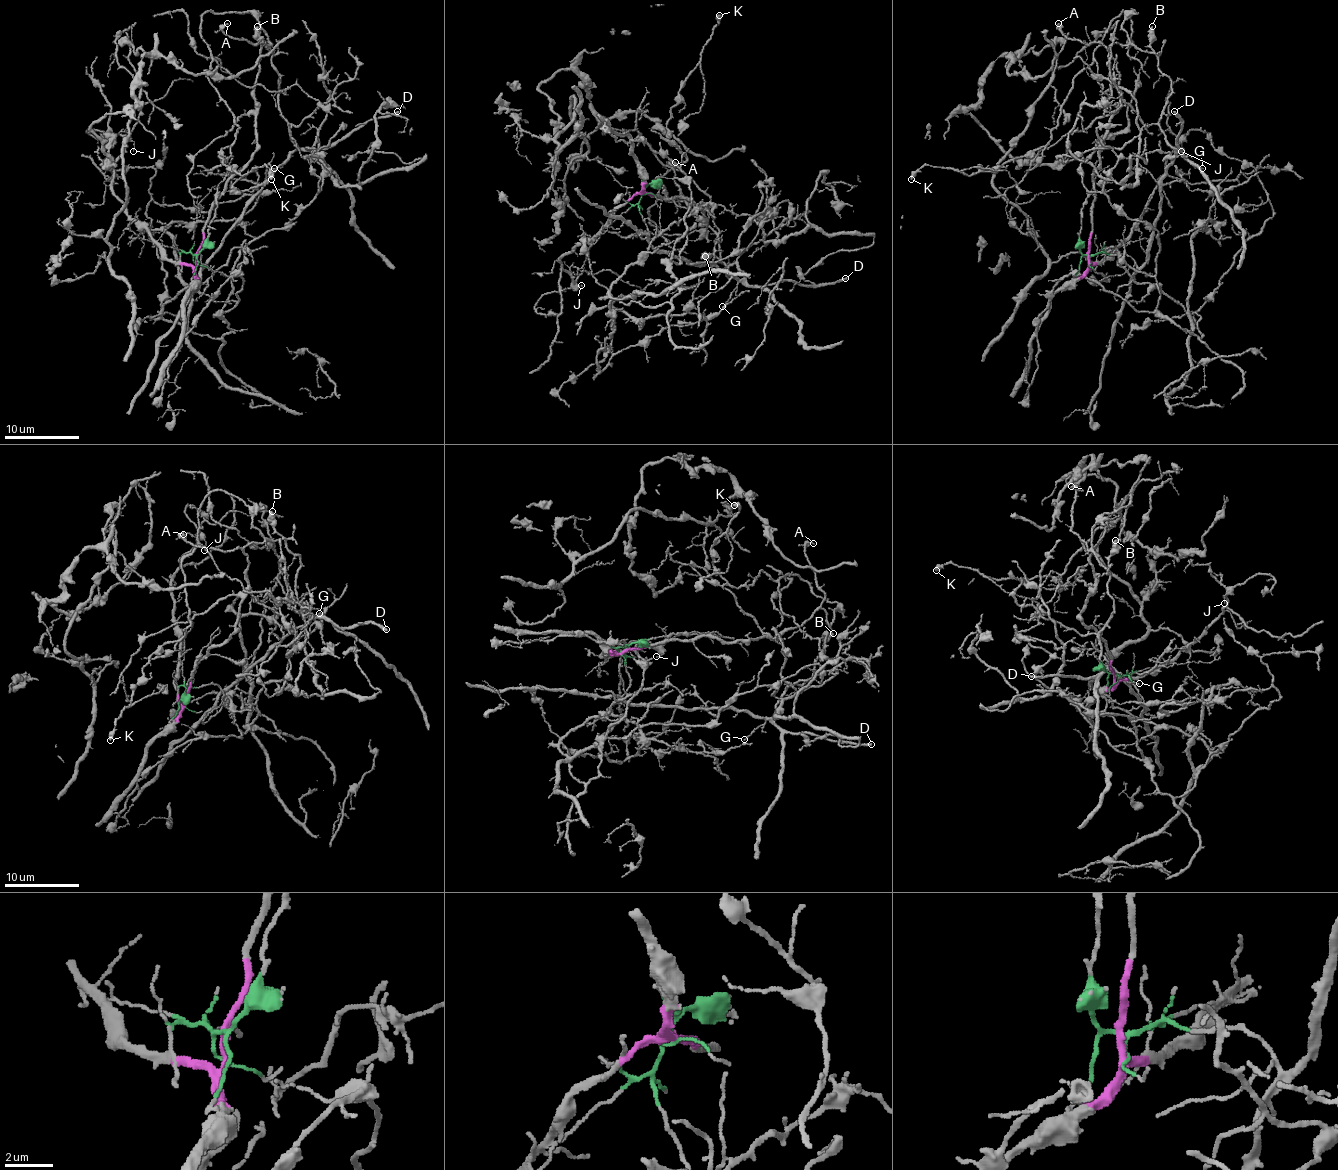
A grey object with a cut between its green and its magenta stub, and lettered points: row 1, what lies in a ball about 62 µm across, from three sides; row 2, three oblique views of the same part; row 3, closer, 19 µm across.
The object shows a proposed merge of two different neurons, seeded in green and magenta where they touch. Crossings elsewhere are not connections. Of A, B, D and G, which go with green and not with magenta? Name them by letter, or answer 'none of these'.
B, D, G

